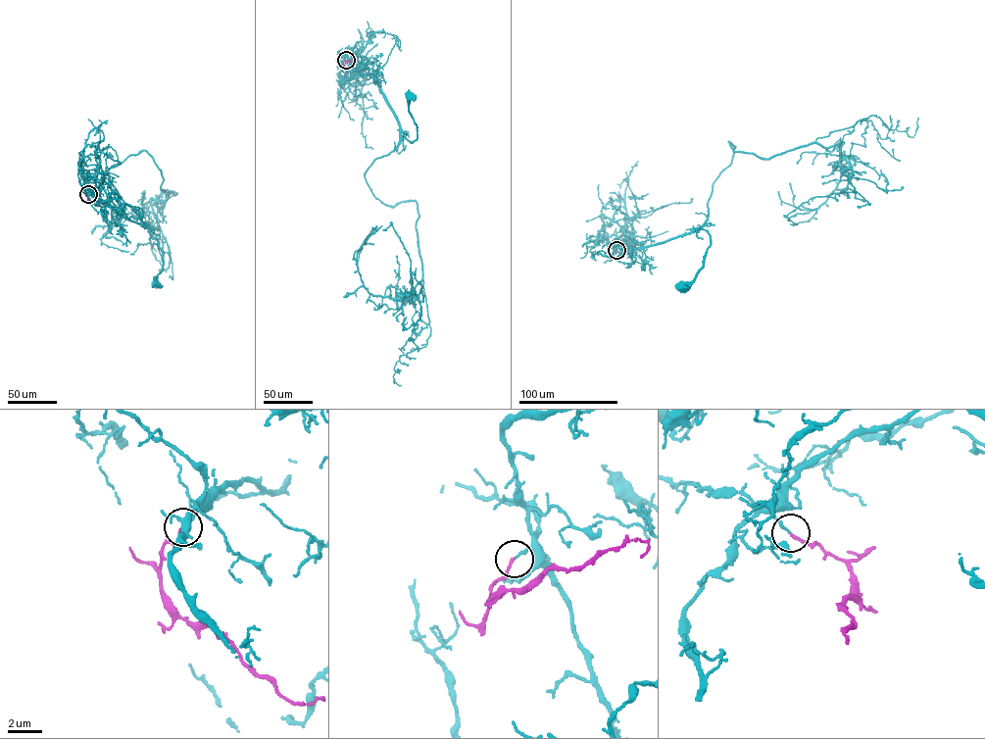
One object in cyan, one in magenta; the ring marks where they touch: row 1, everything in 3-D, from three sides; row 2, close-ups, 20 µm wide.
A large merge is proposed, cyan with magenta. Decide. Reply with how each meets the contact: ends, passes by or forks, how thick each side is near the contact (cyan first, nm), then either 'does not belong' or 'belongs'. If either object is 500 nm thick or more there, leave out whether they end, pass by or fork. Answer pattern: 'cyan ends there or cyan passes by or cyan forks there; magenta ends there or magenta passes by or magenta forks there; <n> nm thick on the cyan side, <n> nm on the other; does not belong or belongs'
cyan ends there; magenta ends there; 160 nm thick on the cyan side, 170 nm on the other; belongs

